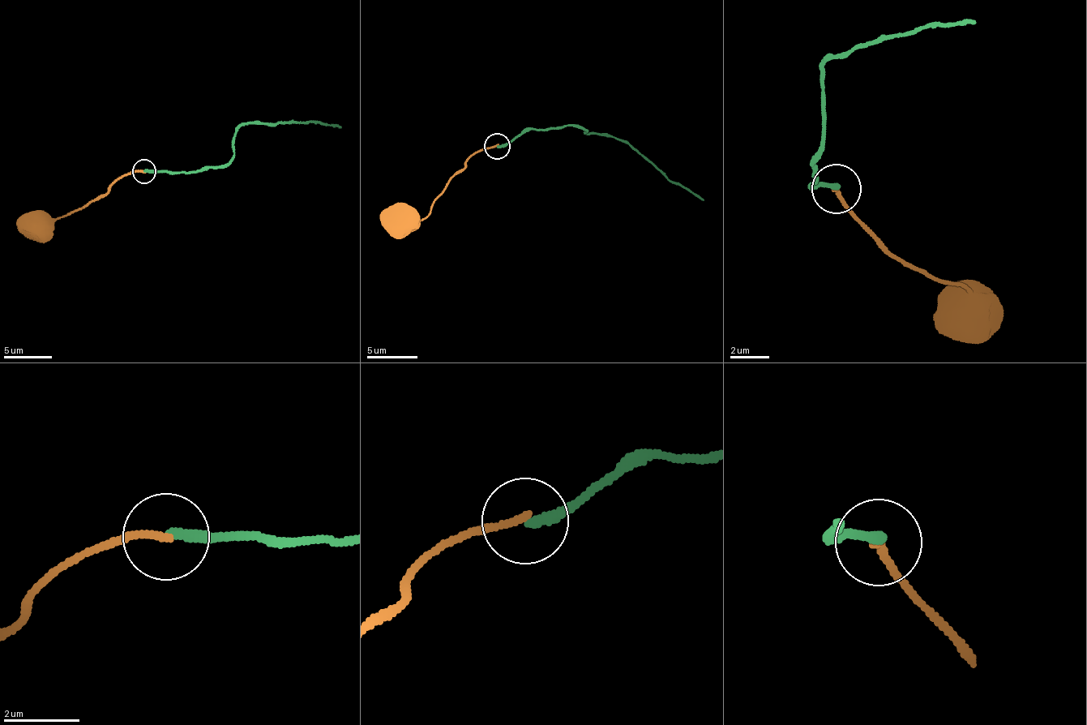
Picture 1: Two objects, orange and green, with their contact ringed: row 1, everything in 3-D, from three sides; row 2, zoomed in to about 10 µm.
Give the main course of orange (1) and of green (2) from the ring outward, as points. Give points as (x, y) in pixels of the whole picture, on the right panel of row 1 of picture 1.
1: (837, 187), (841, 198), (900, 261), (967, 289), (970, 310)
2: (837, 187), (836, 184), (812, 182), (824, 127), (821, 67), (832, 55), (880, 38), (930, 27), (973, 24)

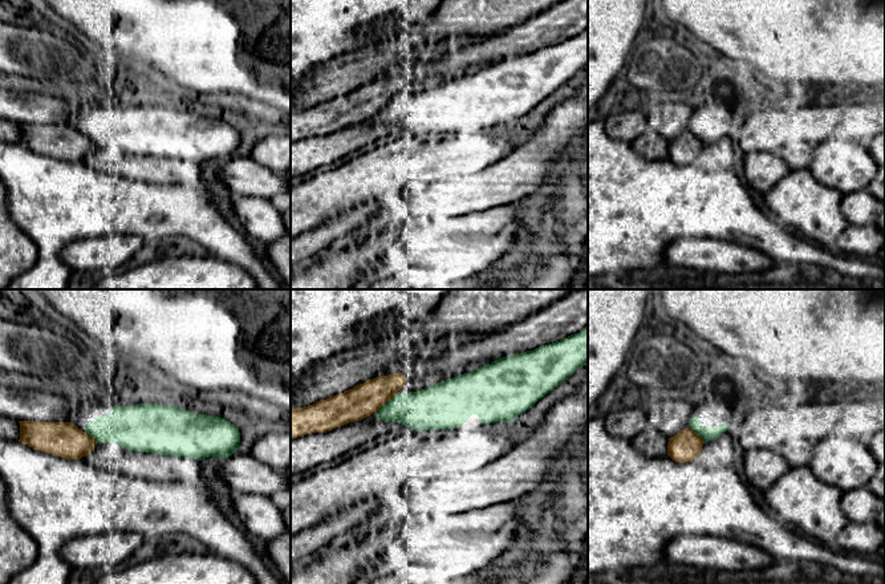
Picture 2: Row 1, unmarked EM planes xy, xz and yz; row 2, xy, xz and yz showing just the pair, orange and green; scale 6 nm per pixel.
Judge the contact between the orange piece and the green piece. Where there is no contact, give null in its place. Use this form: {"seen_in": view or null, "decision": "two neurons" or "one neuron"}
{"seen_in": "xz", "decision": "two neurons"}

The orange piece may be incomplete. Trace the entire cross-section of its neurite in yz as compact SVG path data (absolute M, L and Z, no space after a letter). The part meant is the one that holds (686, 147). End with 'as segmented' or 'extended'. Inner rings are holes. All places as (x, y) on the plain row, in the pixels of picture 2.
M686 130L669 141L667 158L679 166L691 165L699 158L703 146L703 141L690 130Z; as segmented

